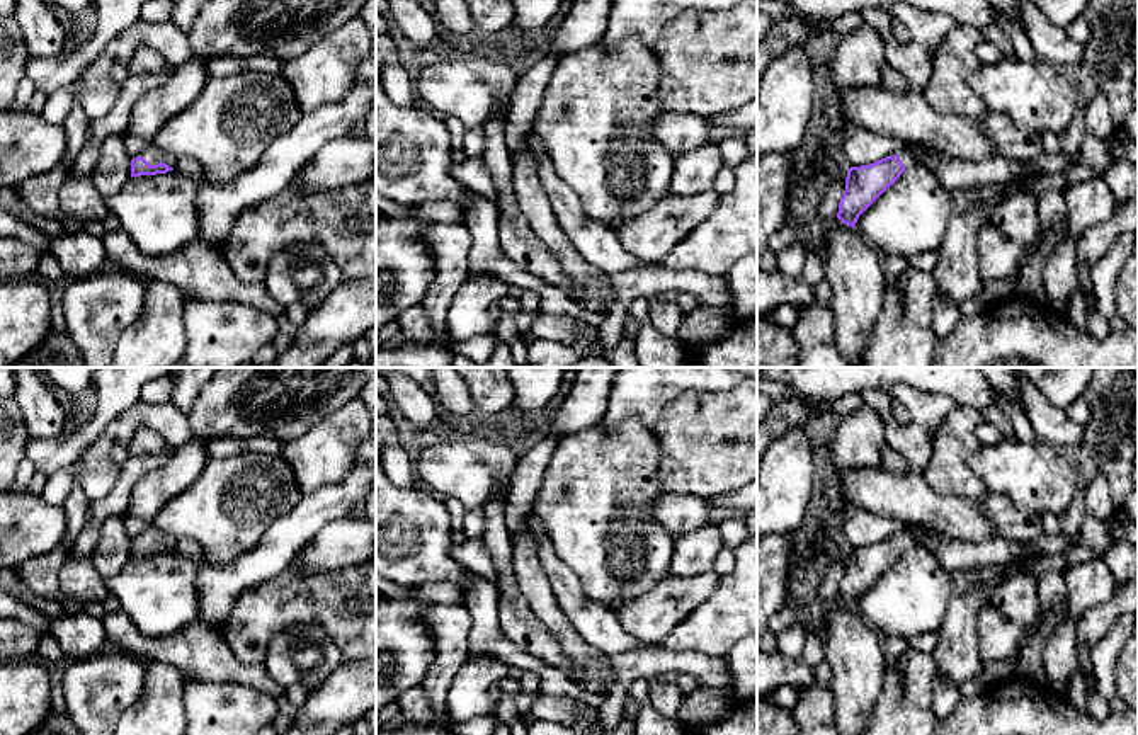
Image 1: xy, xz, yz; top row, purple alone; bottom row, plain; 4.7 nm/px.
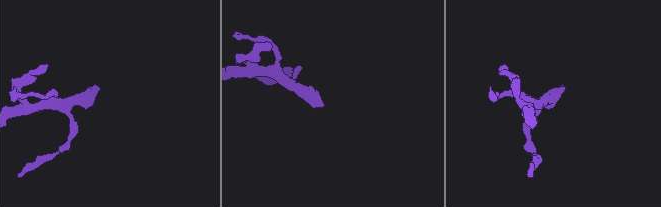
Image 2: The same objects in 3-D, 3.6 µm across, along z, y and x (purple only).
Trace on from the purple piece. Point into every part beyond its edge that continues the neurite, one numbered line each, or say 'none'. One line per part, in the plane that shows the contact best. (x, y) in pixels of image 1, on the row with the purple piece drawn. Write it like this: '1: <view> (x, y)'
1: xy (152, 153)

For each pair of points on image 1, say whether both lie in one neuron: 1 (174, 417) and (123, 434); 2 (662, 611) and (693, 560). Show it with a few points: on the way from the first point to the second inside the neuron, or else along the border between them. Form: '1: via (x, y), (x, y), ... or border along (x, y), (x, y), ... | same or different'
1: via (160, 417), (138, 417), (135, 421) | same
2: border along (711, 569), (691, 575), (669, 574) | different

